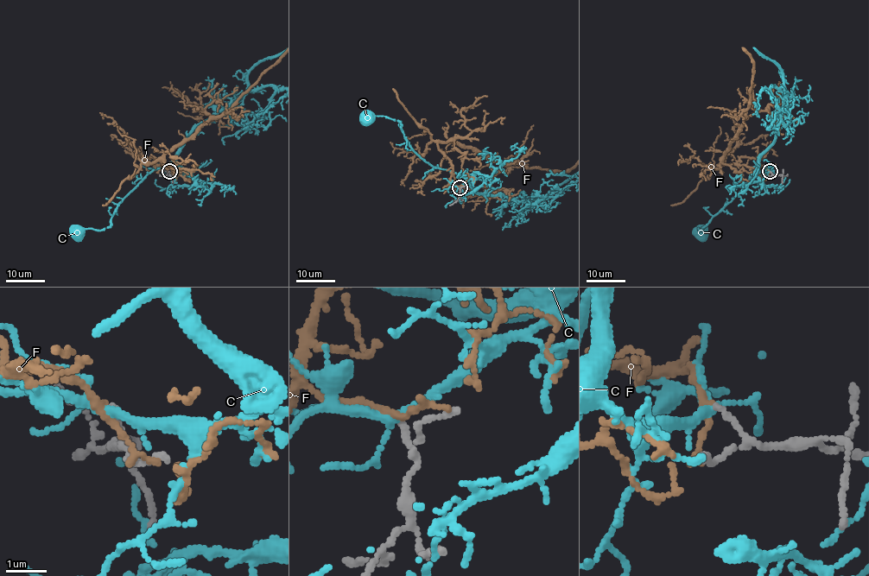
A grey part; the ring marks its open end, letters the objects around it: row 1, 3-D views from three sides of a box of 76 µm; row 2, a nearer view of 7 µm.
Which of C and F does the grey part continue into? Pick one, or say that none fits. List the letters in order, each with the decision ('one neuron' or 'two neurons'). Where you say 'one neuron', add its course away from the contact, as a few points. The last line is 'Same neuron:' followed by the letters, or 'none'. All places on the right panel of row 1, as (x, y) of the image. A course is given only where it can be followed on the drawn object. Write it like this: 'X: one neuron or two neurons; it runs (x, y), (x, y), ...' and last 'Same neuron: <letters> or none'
C: two neurons
F: one neuron
Same neuron: F

